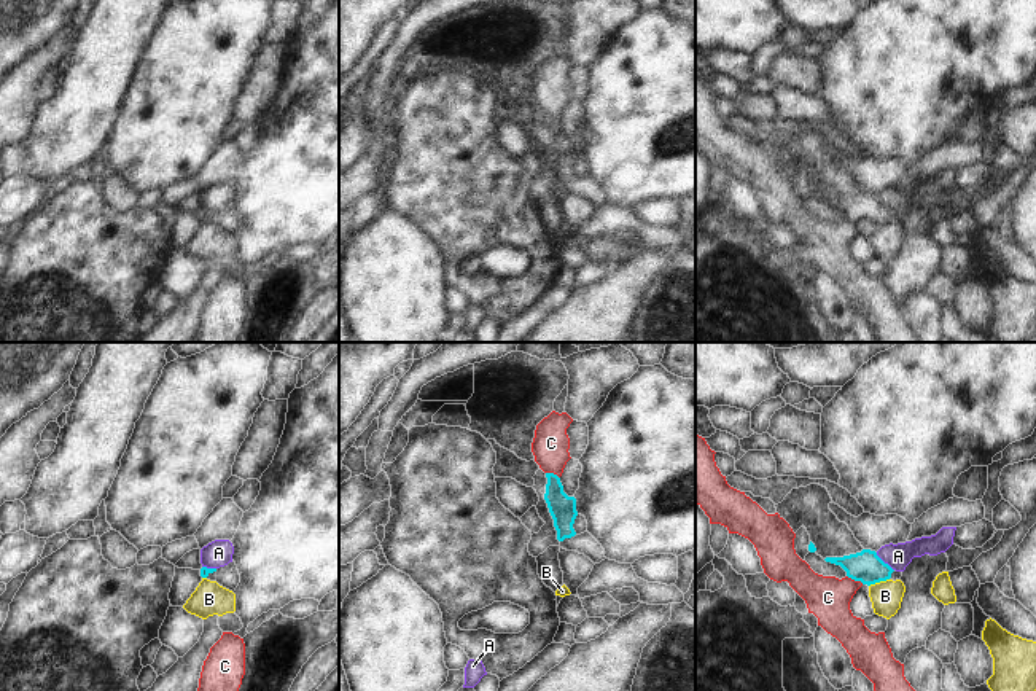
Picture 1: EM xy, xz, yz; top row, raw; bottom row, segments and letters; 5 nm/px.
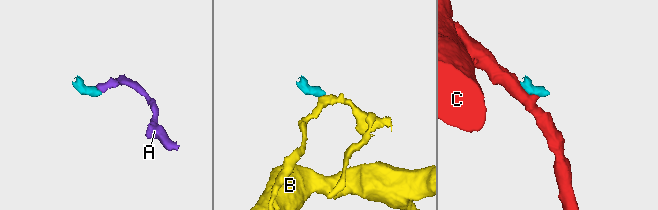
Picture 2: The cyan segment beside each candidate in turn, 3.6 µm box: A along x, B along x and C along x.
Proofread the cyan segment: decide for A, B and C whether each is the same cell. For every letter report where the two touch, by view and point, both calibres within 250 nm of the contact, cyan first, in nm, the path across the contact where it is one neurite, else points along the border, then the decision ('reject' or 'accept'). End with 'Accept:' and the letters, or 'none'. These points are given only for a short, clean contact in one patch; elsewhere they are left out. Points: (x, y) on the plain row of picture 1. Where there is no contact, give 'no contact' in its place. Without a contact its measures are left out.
A: yz (884, 206) | 160/130 nm | along yz (876, 196), (893, 214) | reject
B: yz (879, 225) | 160/160 nm | along yz (888, 222), (869, 230) | reject
C: yz (855, 223) | 160/220 nm | along yz (847, 218), (863, 226) | reject
Accept: none

